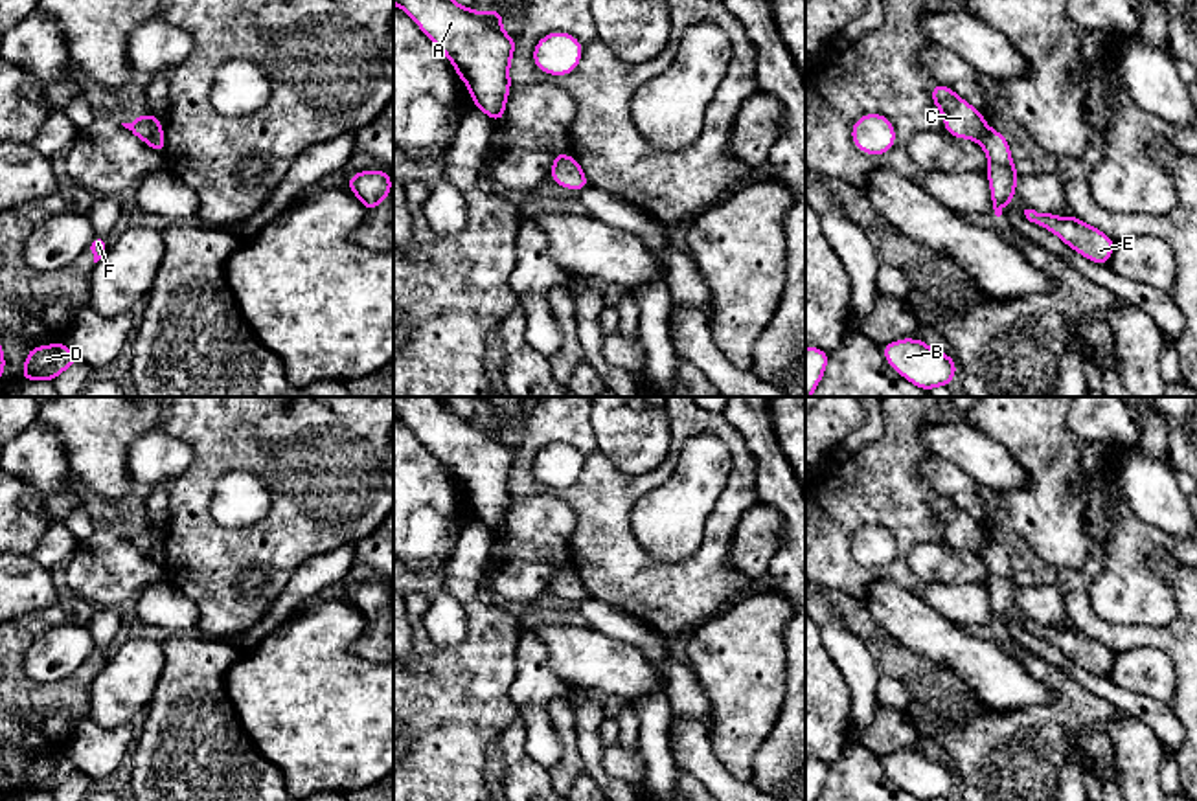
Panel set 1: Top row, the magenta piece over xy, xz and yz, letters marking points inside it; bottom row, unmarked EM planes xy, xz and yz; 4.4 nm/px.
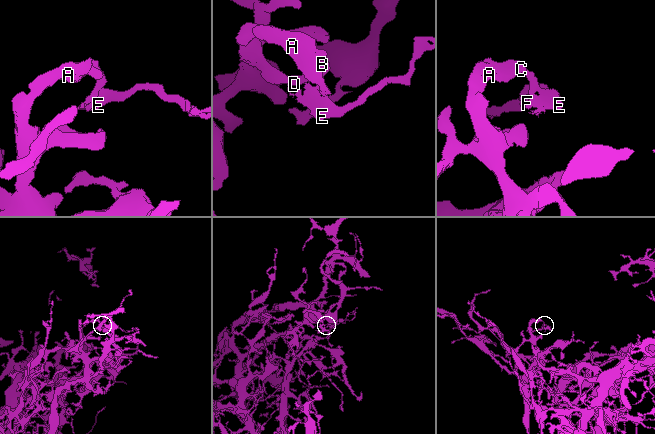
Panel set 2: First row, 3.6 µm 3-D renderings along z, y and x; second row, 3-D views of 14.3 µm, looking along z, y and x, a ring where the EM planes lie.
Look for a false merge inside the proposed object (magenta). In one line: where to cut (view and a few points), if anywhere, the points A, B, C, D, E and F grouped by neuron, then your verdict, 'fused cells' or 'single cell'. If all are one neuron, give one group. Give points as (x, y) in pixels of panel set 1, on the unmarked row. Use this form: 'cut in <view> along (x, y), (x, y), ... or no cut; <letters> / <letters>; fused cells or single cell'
cut in xy along (160, 539), (146, 553); A B C D / E F; fused cells

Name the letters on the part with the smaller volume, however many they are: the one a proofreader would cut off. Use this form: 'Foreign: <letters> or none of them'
Foreign: E, F

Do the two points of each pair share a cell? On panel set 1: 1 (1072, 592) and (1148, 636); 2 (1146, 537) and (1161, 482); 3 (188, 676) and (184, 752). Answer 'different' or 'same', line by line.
1: same
2: different
3: same

